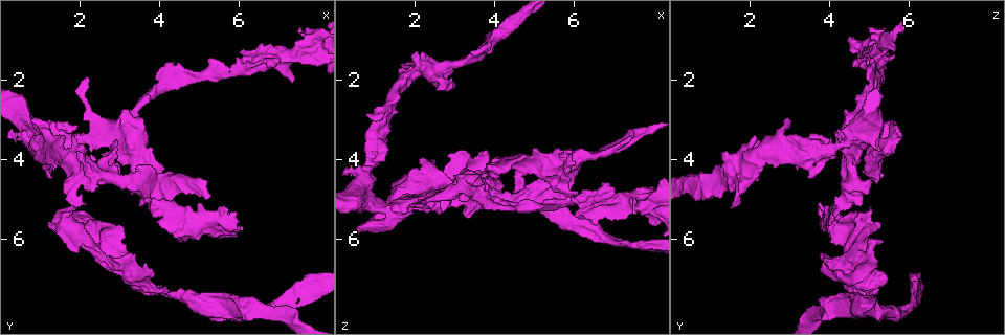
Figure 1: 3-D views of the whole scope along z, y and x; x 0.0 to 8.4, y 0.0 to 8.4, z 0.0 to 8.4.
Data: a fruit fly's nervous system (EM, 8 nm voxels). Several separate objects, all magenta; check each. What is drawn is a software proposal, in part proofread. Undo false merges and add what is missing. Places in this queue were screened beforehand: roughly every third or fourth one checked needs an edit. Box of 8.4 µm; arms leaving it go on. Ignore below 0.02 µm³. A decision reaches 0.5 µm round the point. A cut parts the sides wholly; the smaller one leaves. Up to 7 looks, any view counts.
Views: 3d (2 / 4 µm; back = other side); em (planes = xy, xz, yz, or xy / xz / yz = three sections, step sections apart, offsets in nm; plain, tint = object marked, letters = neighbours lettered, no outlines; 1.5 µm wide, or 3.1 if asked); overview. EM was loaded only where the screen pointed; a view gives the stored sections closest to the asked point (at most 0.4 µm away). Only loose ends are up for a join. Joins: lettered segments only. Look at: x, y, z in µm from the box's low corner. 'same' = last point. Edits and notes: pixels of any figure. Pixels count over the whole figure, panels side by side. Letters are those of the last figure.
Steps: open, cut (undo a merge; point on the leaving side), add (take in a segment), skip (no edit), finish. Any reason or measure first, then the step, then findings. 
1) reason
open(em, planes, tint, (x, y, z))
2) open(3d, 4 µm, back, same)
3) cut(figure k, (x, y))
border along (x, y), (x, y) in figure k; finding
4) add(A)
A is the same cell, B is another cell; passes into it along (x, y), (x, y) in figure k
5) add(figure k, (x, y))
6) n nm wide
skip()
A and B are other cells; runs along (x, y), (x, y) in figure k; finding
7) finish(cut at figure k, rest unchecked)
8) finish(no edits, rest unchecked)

free end
open(em, planes, plain, (1.20, 5.65, 5.25))

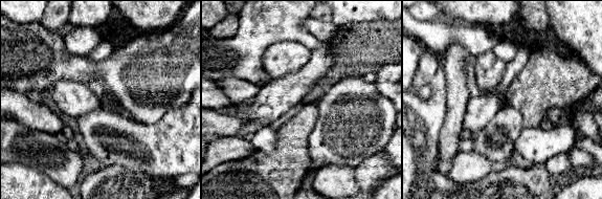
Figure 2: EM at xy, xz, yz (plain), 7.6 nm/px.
what lies round it
open(em, planes, letters, same)

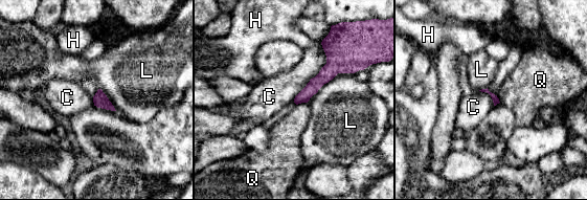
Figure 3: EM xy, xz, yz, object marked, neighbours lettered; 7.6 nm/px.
skip()
C, H, L and Q are other cells; runs along (326, 46), (331, 68), (297, 101) in figure 3; none of them fits

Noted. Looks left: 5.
an open end
open(3d, 4 µm, (2.10, 3.85, 1.30))

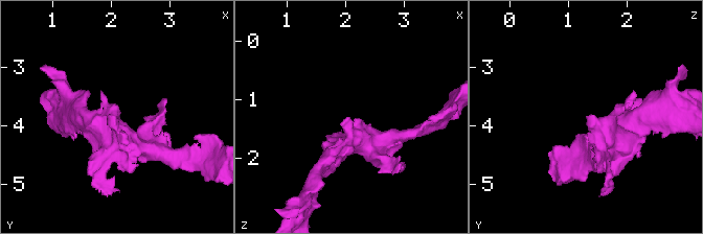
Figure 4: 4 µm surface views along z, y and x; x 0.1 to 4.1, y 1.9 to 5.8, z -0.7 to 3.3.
open(em, planes, tint, (2.00, 3.80, 1.30))

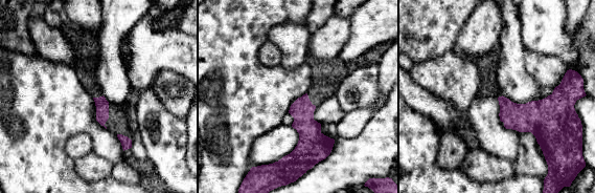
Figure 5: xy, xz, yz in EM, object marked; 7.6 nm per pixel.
what lies round it
open(em, planes, letters, same)

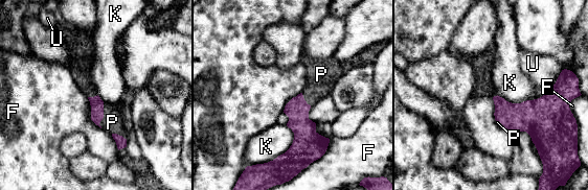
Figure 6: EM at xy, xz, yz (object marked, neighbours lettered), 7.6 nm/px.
add(P)
P is the same cell, F, K and U are other cells; passes into it along (96, 103), (103, 115), (112, 122) in figure 6; the cell continues

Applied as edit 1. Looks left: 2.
free end
open(3d, 2 µm, (4.85, 5.20, 3.95))

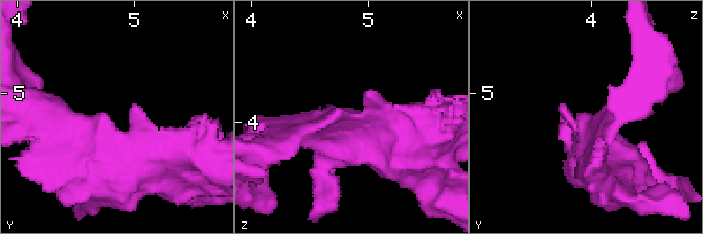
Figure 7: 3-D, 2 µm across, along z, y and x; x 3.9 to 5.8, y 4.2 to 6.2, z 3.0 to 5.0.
now the EM
open(em, planes, letters, (4.82, 5.24, 3.90))

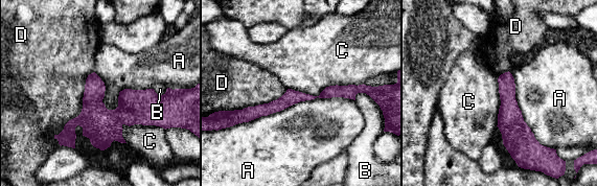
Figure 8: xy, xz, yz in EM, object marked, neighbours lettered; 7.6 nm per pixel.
120 nm wide
skip()
A, B, C and D are other cells; runs along (367, 88), (290, 97), (247, 111) in figure 8; none of them fits

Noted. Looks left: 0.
finish(add at figure 6, rest unchecked)

